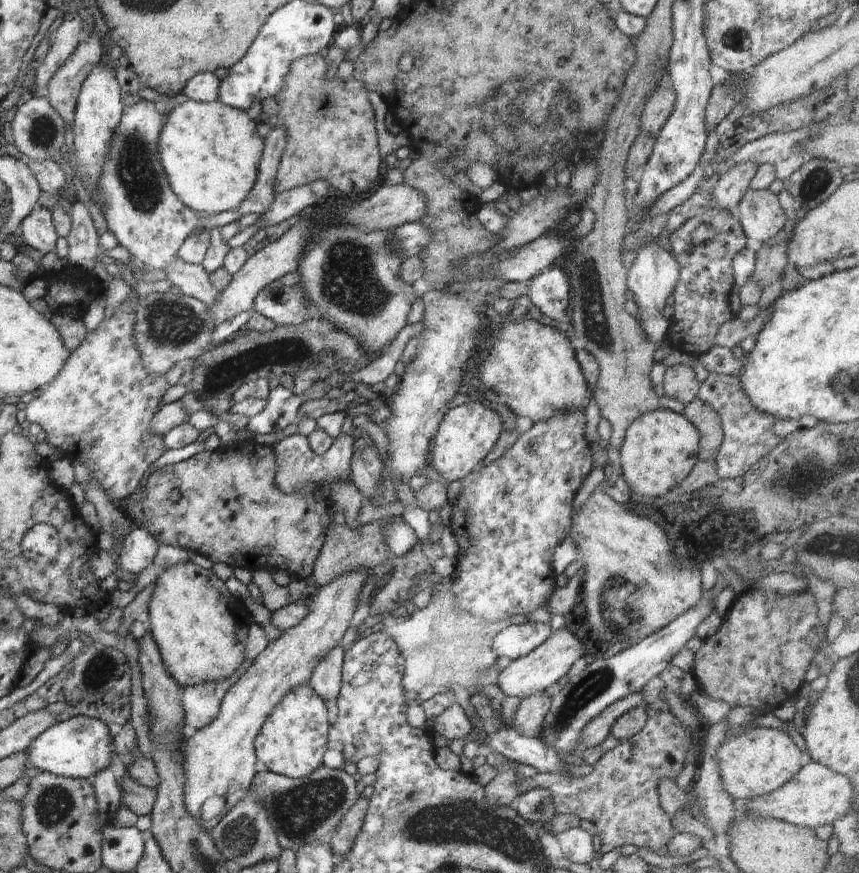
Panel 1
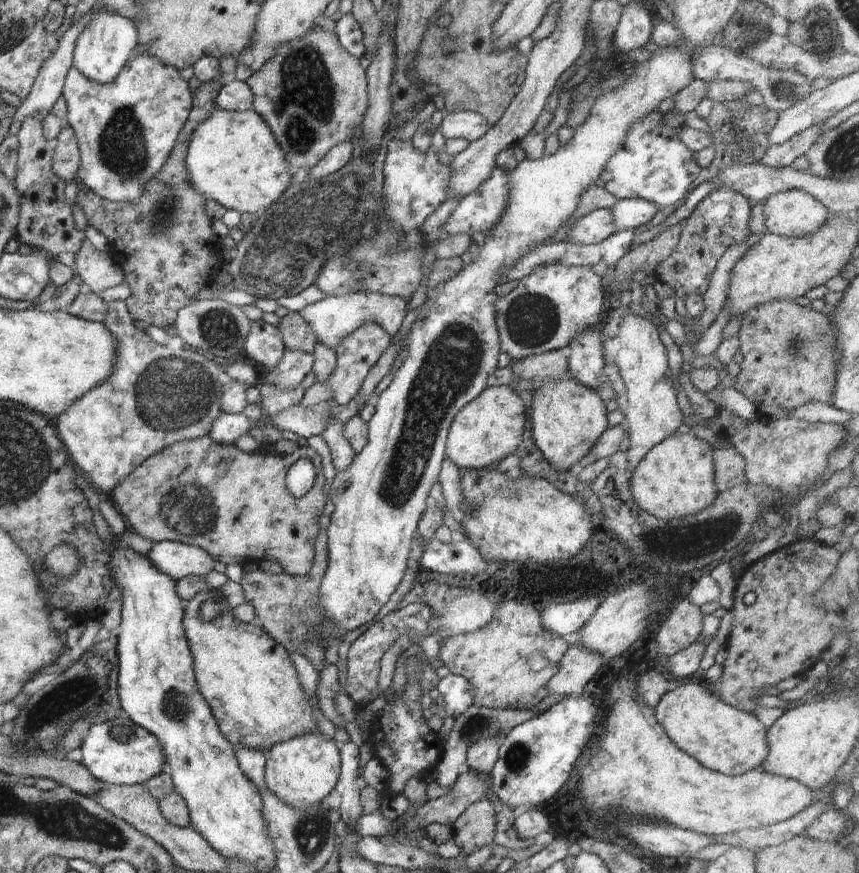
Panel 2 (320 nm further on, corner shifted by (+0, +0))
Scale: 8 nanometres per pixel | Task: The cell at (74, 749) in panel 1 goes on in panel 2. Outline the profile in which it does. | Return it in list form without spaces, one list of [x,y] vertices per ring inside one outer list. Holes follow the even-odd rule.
[[[128,717],[114,718],[92,724],[82,746],[80,763],[98,781],[114,785],[144,785],[146,780],[160,774],[165,769],[166,758],[162,744],[148,730],[136,726]]]

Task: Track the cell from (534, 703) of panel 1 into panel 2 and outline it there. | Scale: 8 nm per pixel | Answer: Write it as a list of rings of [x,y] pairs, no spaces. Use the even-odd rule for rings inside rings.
[[[570,646],[558,664],[558,672],[548,680],[548,694],[581,694],[591,679],[606,664],[602,656],[594,654],[584,646]]]

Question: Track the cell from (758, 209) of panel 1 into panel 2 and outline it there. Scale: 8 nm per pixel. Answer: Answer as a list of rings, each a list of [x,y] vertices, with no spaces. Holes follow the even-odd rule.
[[[784,190],[762,200],[767,233],[780,237],[812,236],[830,217],[827,209],[812,194]]]

